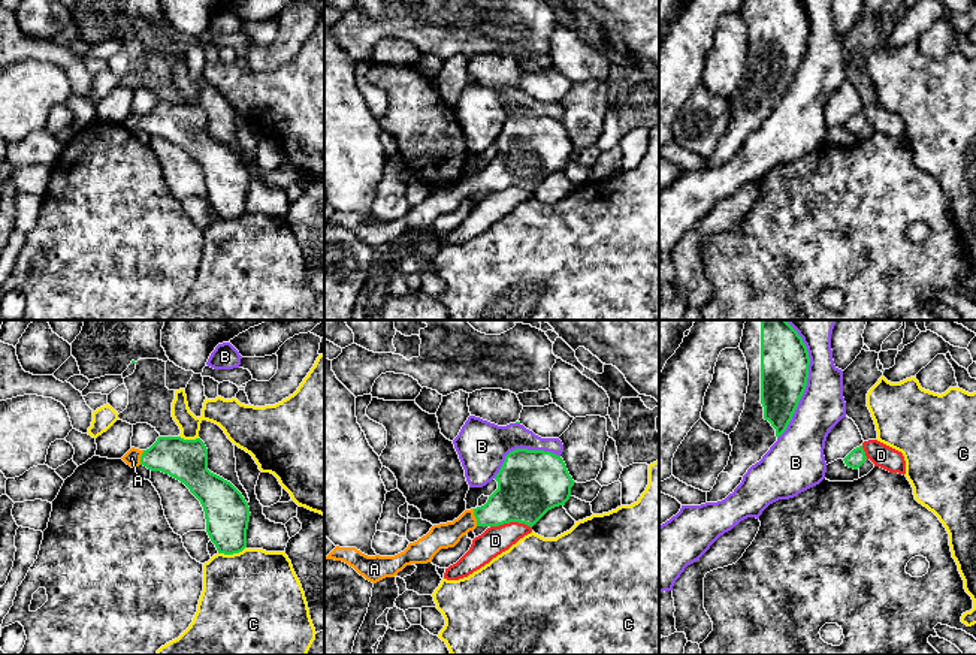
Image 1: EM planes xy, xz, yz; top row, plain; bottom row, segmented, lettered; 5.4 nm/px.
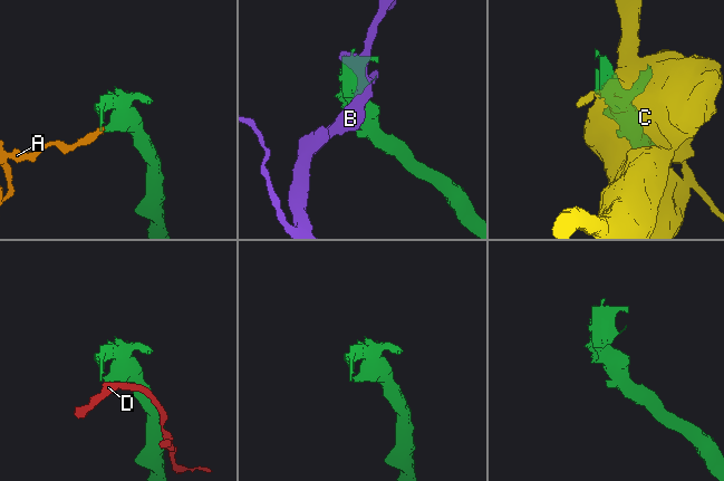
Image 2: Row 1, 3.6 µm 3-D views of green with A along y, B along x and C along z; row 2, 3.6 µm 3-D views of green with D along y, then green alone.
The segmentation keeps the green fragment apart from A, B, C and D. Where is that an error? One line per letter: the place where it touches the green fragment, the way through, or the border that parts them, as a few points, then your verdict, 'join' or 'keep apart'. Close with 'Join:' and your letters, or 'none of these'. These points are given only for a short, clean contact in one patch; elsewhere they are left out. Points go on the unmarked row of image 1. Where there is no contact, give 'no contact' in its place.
A: contact xz (476, 183); way xz (517, 163), (490, 180), (476, 183), (443, 201); join
B: contact yz (804, 53); keep apart
C: contact xy (232, 219); keep apart
D: contact xz (511, 186); keep apart
Join: A

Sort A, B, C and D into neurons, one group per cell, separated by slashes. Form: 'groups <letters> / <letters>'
groups A / B / C / D

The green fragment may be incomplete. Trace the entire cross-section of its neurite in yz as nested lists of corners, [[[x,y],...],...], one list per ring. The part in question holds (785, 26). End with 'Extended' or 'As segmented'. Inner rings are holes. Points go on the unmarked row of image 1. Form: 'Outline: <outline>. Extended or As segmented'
Outline: [[[743,0],[749,34],[744,75],[729,99],[732,117],[707,167],[725,164],[786,96],[806,55],[810,22],[800,0]]]. Extended

